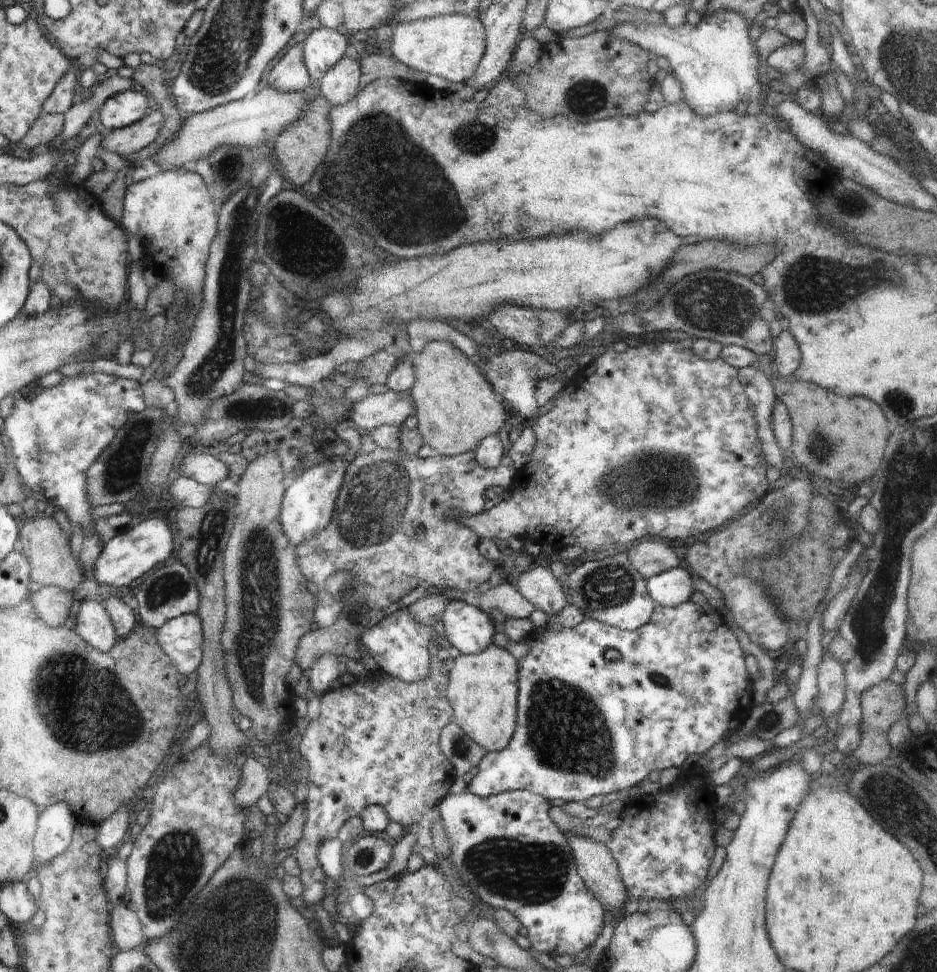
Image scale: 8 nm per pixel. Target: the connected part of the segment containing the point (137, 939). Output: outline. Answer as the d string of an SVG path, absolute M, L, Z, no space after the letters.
M124 904L114 907L112 928L114 942L120 951L142 947L146 940L138 915Z

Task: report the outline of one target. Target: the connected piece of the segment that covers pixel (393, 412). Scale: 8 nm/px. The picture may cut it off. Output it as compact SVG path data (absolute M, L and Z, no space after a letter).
M410 392L368 393L352 406L347 419L356 428L370 431L382 425L402 427L406 418L416 414L411 398Z

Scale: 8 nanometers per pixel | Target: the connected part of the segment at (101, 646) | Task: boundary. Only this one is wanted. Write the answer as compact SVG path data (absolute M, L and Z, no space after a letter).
M83 600L79 604L74 628L90 646L98 646L98 650L108 652L116 644L118 636L116 627L112 626L109 611L100 604L100 600Z

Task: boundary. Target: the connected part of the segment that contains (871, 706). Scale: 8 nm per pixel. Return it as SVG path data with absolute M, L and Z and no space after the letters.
M889 679L884 680L868 688L860 698L861 720L865 729L861 735L858 748L854 751L854 758L860 764L882 764L888 760L890 754L890 742L888 742L888 730L890 726L901 719L905 713L905 692L902 684L897 684Z

